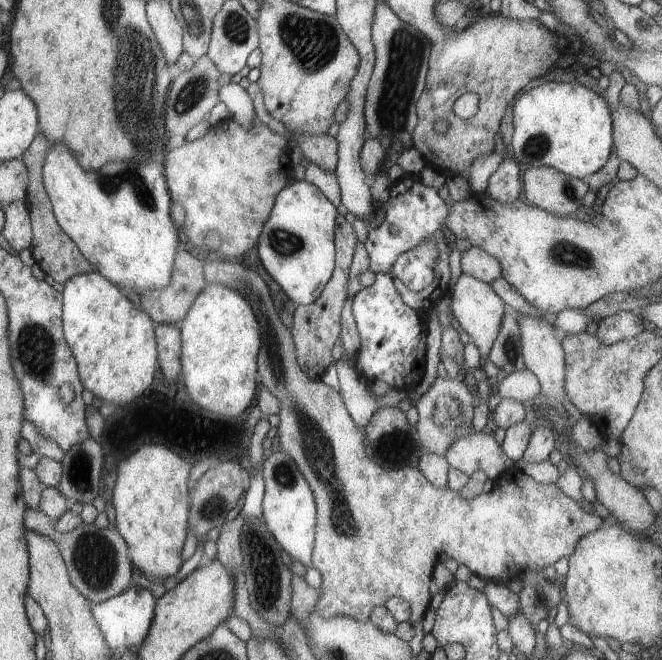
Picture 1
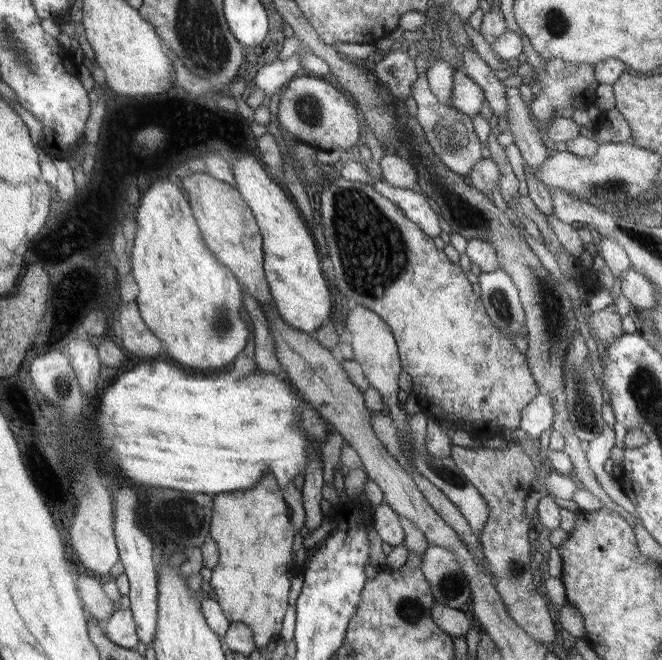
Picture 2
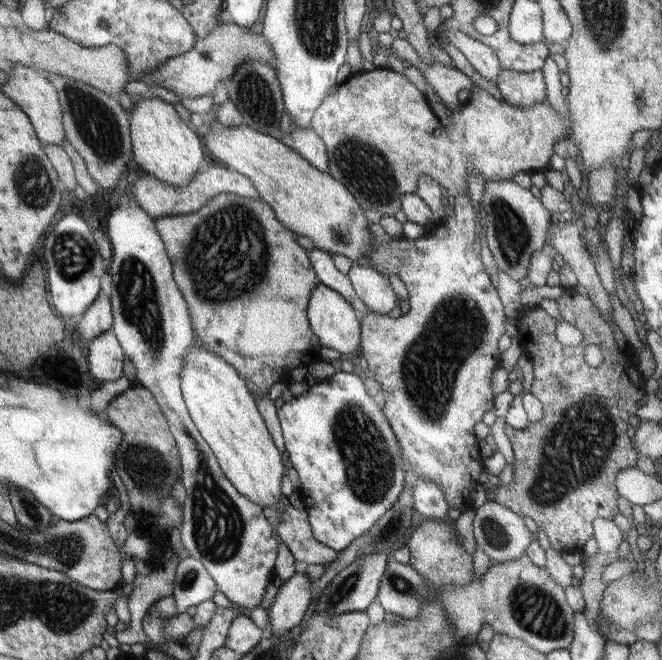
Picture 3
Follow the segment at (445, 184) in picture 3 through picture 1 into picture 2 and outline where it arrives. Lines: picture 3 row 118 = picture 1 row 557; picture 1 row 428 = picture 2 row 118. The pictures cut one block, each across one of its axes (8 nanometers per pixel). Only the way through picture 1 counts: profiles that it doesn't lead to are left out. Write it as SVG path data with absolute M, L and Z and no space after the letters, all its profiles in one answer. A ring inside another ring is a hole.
M301 74L295 76L294 80L285 84L285 90L279 95L277 107L277 121L280 123L281 129L284 134L291 140L303 142L305 145L313 147L319 151L337 150L350 150L351 147L357 144L359 138L359 110L352 100L346 95L340 93L335 87L330 85L325 77L310 76Z

